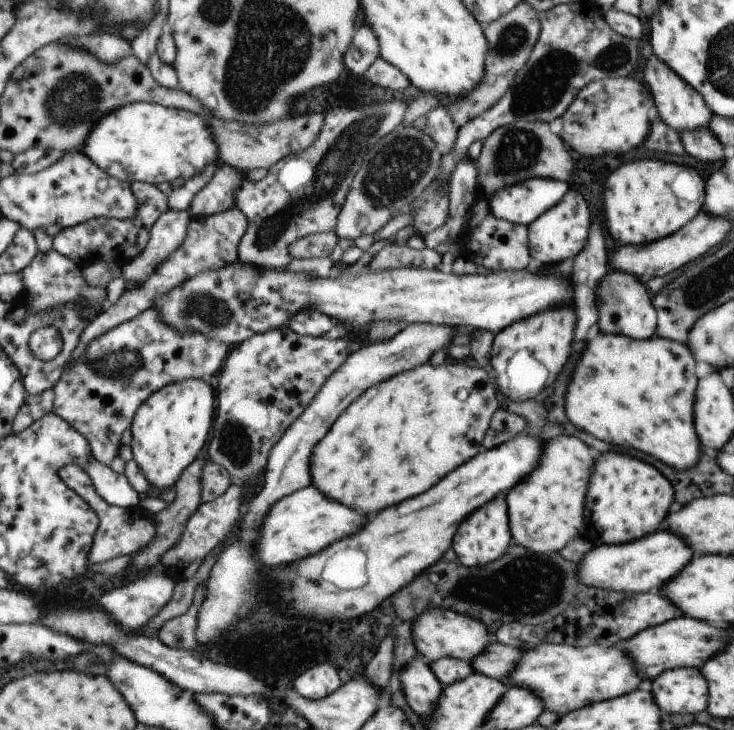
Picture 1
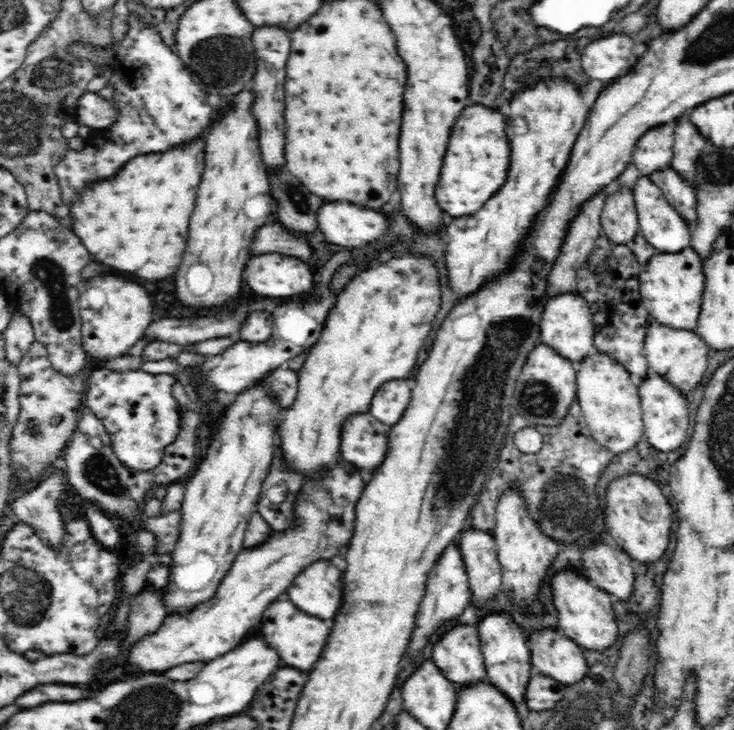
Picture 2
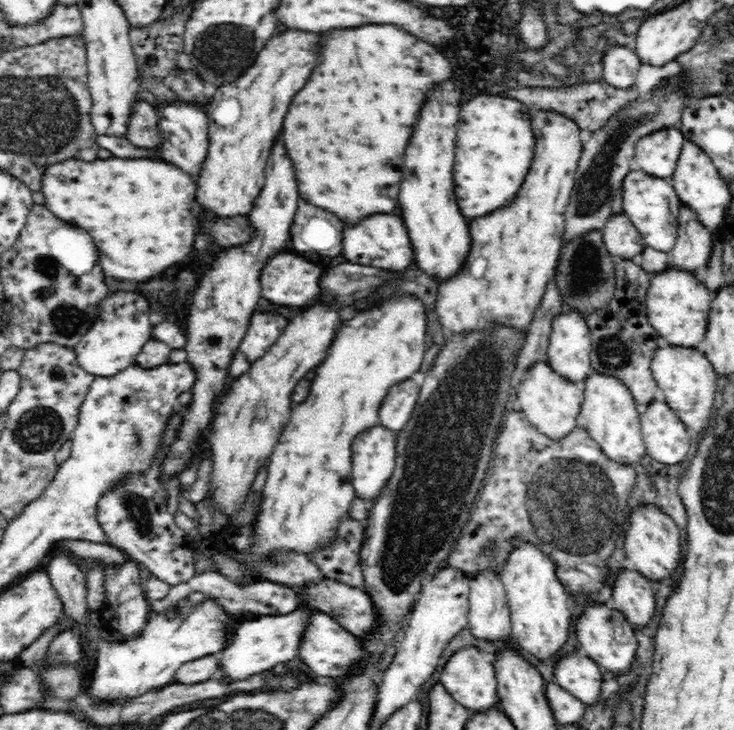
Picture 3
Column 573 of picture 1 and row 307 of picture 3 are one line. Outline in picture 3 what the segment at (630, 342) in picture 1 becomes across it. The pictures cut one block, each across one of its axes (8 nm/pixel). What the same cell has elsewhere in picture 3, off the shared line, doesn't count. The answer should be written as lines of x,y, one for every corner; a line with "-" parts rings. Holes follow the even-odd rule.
396,292
390,298
382,298
374,306
356,312
342,324
342,330
330,342
330,354
317,366
310,381
308,396
294,405
289,423
280,436
278,445
270,456
266,468
266,482
262,490
262,512
256,518
256,538
252,544
252,559
261,559
270,551
294,550
306,556
314,549
326,546
332,540
332,530
338,516
346,516
350,500
354,498
352,470
350,470
350,446
358,432
378,424
378,408
388,388
394,382
410,379
422,365
426,352
426,308
414,294

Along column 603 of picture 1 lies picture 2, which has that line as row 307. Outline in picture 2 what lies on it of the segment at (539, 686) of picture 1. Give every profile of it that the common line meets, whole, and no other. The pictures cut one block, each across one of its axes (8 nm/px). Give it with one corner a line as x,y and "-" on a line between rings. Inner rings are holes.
691,246
677,253
656,253
644,264
639,274
642,305
658,325
670,329
696,330
705,293
703,258

